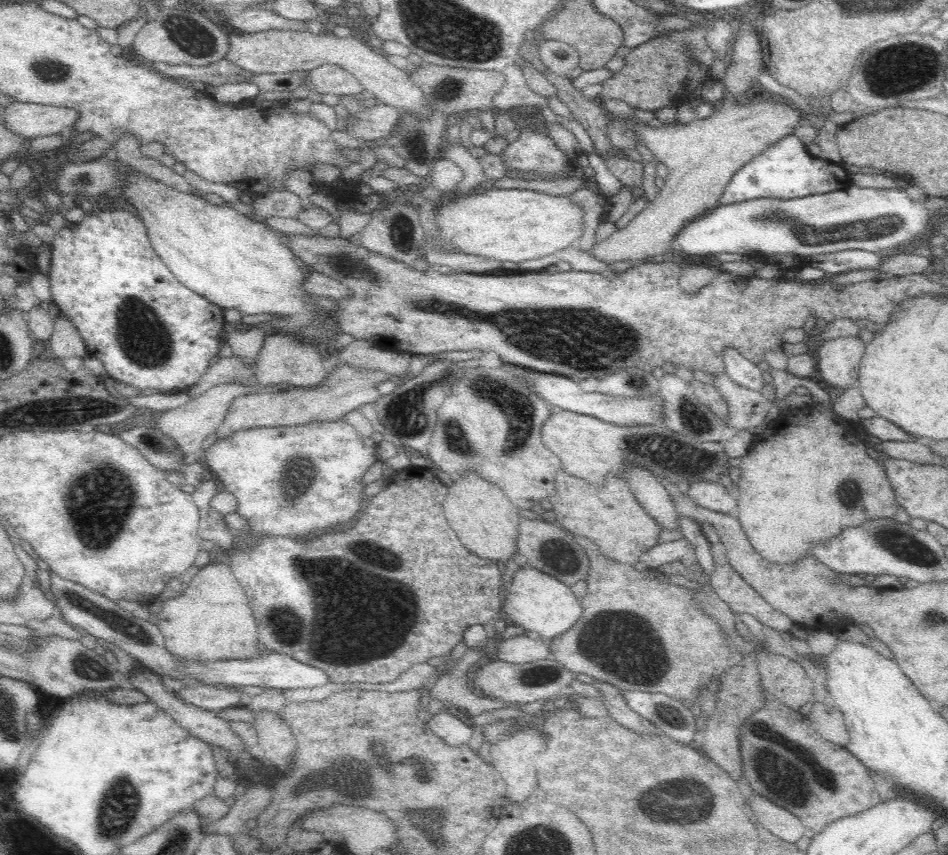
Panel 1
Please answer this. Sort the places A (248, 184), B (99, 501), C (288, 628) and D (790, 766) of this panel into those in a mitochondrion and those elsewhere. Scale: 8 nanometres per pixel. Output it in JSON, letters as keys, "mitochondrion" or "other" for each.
{"A":"other","B":"mitochondrion","C":"mitochondrion","D":"mitochondrion"}

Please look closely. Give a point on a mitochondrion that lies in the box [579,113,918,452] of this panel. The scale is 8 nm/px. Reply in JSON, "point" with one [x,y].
{"point":[880,226]}

